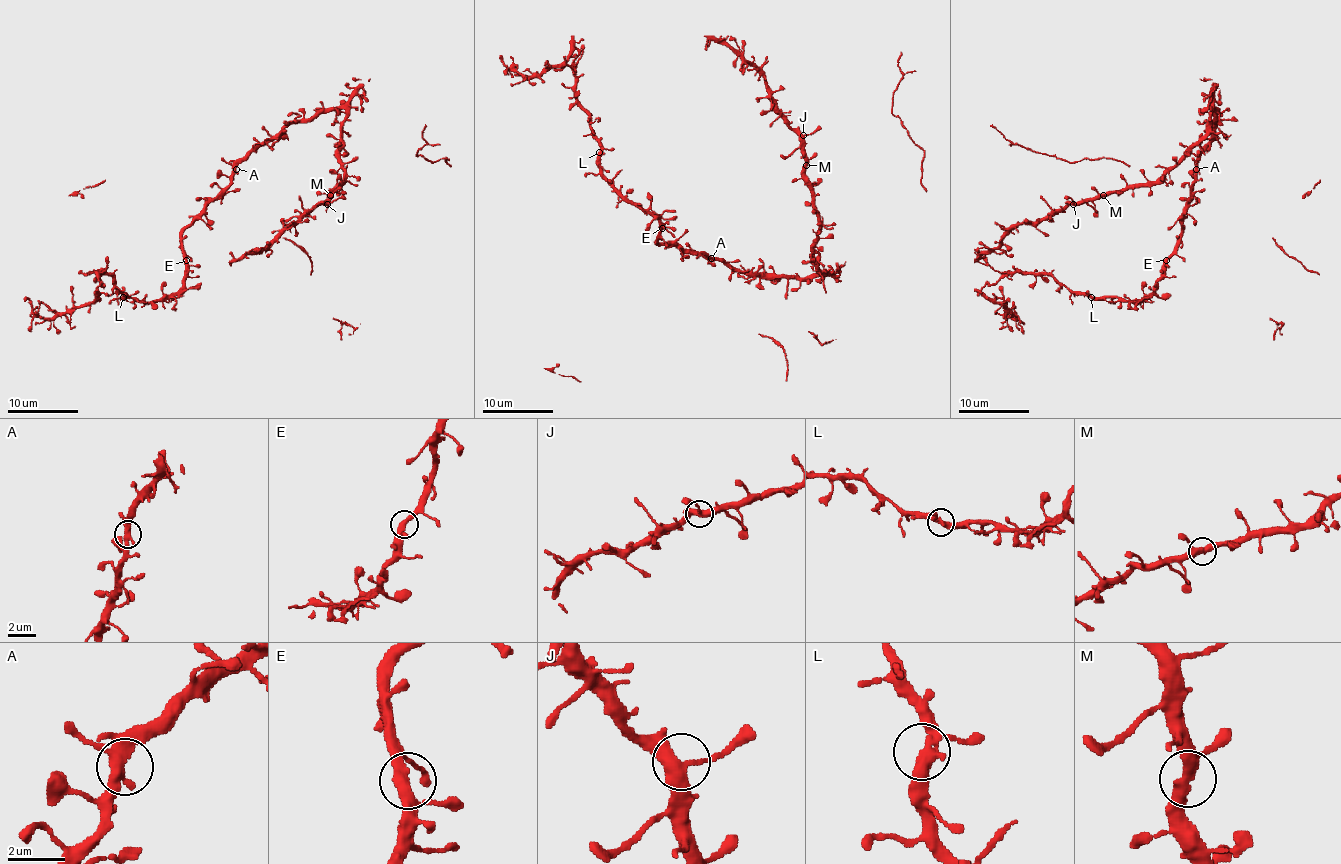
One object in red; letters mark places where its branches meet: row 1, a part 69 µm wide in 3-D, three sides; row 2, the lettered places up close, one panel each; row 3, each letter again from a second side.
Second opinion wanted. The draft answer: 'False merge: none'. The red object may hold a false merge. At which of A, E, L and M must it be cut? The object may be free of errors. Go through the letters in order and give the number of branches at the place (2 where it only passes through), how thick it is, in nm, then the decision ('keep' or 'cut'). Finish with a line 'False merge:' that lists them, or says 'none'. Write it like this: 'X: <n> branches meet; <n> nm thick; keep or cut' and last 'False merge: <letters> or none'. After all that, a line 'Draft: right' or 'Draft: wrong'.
A: 3 branches meet; 360 nm thick; keep
E: 3 branches meet; 360 nm thick; keep
L: 3 branches meet; 340 nm thick; keep
M: 3 branches meet; 360 nm thick; keep
False merge: none
Draft: right

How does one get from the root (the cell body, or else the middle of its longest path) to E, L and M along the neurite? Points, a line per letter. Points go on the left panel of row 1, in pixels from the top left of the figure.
E: (243, 161), (237, 165), (232, 181), (183, 232), (181, 253), (186, 260)
L: (243, 161), (237, 165), (232, 181), (181, 235), (185, 283), (174, 293), (158, 300), (137, 302), (123, 297)
M: (243, 161), (292, 123), (306, 123), (322, 112), (343, 109), (343, 147), (339, 151), (343, 181), (331, 195)

